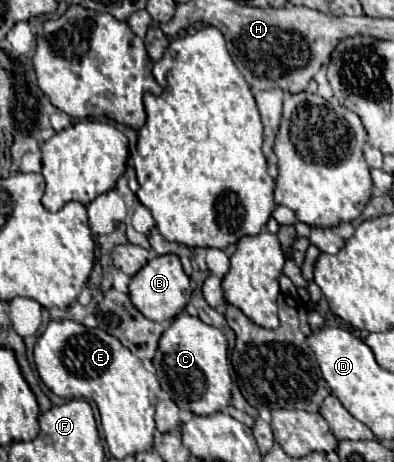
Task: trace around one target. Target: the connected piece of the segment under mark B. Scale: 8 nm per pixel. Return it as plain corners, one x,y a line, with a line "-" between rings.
165,254
149,260
133,278
129,284
129,298
133,306
149,320
169,324
179,312
183,312
185,304
191,300
191,286
189,278
185,276
181,262
175,254

